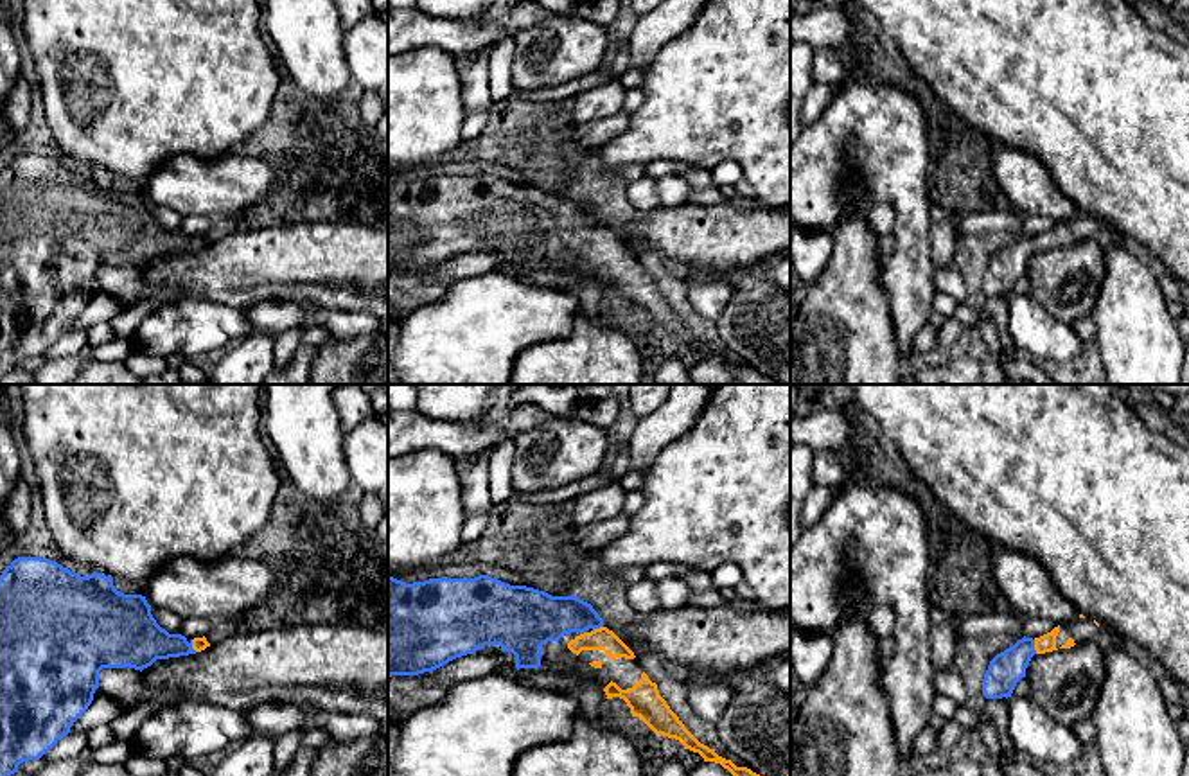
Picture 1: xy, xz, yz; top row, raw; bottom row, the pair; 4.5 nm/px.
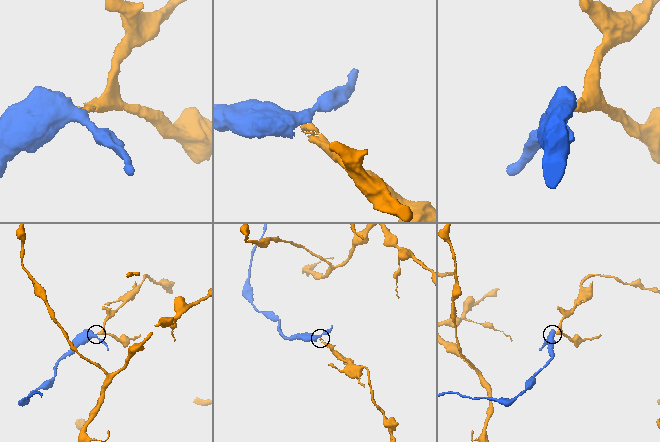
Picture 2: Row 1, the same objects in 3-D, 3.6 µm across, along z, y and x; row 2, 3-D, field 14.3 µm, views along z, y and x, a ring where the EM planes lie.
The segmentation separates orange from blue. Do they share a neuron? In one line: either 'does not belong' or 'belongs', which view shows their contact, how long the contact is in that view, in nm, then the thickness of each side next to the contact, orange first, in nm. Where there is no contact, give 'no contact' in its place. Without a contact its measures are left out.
belongs; contact in yz; length 70 nm; calibres 80 and 160 nm

